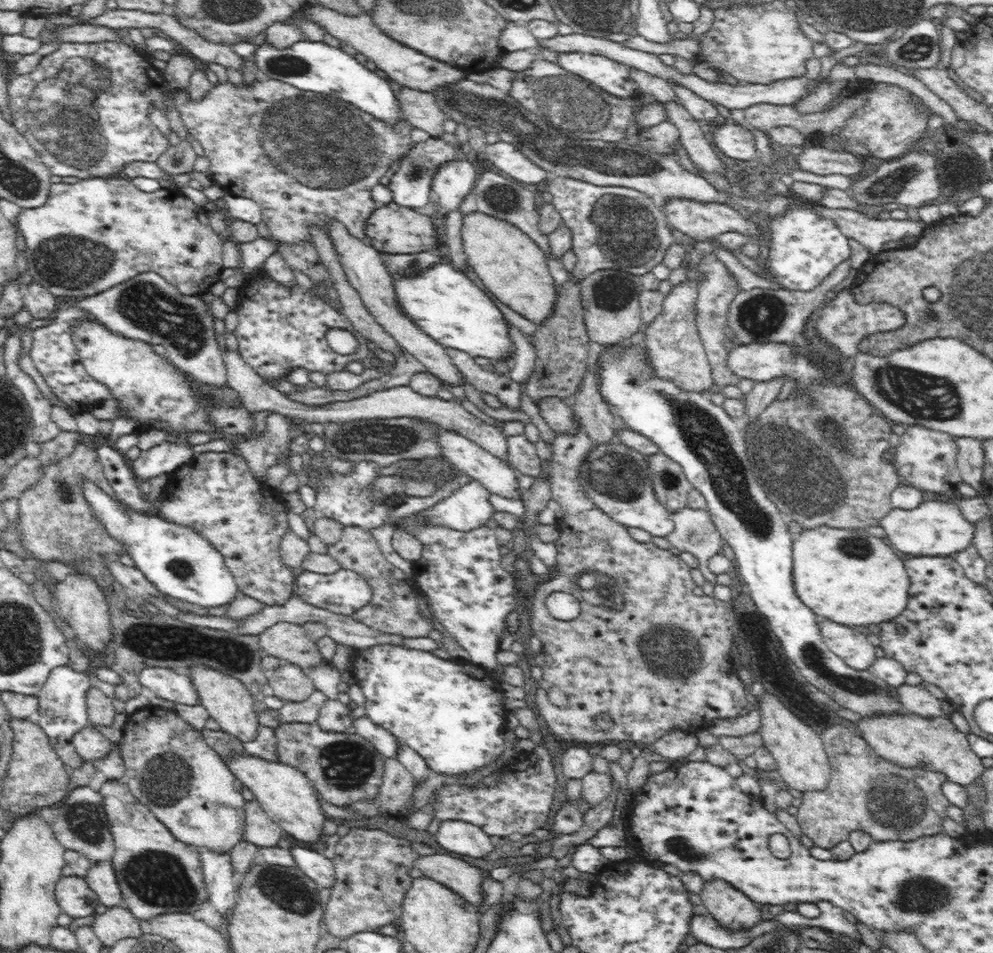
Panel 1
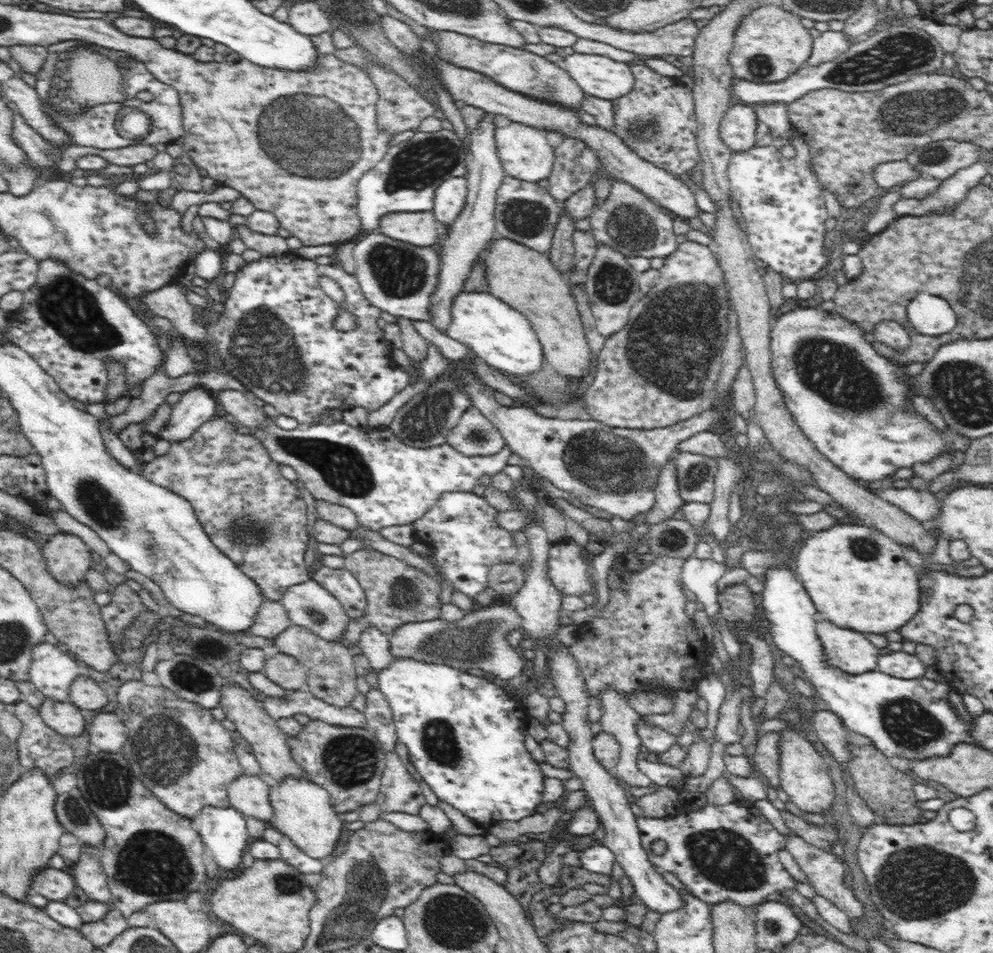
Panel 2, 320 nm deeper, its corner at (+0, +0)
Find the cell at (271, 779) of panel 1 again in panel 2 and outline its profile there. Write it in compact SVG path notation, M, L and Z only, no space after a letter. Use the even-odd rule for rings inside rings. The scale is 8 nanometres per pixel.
M302 777L285 778L282 782L276 784L270 784L269 788L269 801L273 806L273 816L269 825L278 829L283 835L294 841L294 844L304 853L310 855L310 857L320 860L325 860L327 856L331 856L336 848L336 842L340 838L342 832L342 817L338 814L334 807L331 805L329 792L315 782L310 781L308 778Z

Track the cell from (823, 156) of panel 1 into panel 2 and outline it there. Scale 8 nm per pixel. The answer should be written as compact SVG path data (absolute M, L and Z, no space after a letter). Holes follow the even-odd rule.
M904 160L889 161L876 166L874 170L874 179L882 191L895 189L896 185L902 186L903 183L908 184L922 177L924 174Z

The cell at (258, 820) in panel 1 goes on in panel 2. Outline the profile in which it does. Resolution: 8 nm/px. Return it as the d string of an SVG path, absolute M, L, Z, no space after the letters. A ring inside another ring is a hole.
M244 772L228 786L228 800L238 812L270 823L273 806L269 801L271 782L258 774Z

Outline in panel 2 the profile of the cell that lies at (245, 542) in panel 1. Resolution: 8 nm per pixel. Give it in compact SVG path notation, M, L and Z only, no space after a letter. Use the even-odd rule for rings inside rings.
M217 414L194 428L192 436L172 442L167 453L156 456L142 467L140 473L150 482L190 502L196 519L212 543L256 582L266 600L280 602L288 588L311 580L304 563L306 546L311 540L306 531L306 503L300 490L280 472L280 466L271 460L267 448L253 436L252 431L240 433L222 414Z

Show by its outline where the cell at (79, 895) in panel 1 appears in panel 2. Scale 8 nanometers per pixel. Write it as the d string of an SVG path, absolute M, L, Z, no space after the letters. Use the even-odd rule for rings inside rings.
M47 867L40 870L40 874L31 881L31 892L42 894L48 900L66 900L72 888L76 886L74 877L69 876L62 870Z

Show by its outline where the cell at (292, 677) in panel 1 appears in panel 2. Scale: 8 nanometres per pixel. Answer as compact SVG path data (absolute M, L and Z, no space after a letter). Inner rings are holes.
M278 653L266 660L263 672L276 686L281 686L282 689L306 689L307 668L295 657Z

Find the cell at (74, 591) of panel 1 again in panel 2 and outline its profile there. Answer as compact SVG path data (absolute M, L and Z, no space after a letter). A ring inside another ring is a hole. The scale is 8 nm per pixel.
M59 530L59 532L50 536L50 540L46 541L41 551L45 558L48 572L58 582L68 585L68 587L78 585L80 580L84 580L86 570L92 566L92 554L88 545L77 534Z

